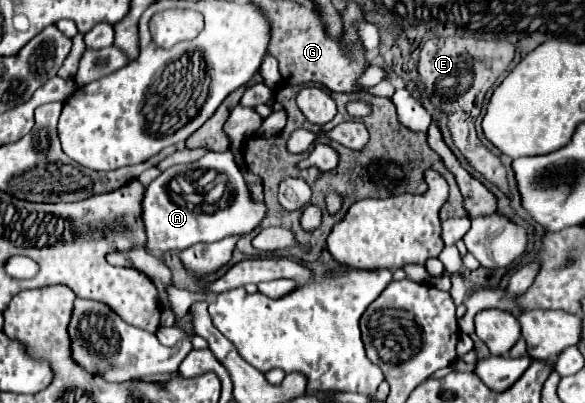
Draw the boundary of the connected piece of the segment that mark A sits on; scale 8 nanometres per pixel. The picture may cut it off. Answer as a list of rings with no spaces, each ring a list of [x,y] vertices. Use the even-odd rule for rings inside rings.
[[[230,150],[210,152],[194,164],[168,168],[146,188],[142,208],[142,218],[148,234],[146,248],[152,254],[168,250],[182,252],[192,244],[216,242],[224,236],[246,236],[256,230],[266,216],[266,202],[252,198]],[[210,170],[212,180],[202,180]],[[206,196],[212,200],[206,200]]]

